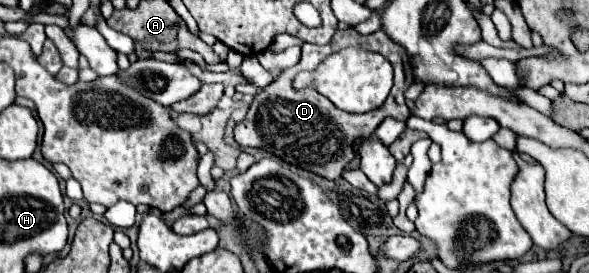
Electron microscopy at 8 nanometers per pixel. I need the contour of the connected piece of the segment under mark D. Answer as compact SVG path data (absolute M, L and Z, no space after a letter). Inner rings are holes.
M354 28L338 30L334 34L334 38L324 46L314 46L314 44L302 46L302 60L294 68L282 70L282 74L276 76L276 80L270 86L266 86L264 90L260 90L256 94L246 118L236 124L234 138L242 148L248 148L248 146L262 148L296 168L314 172L328 180L338 180L342 176L342 172L346 170L346 166L356 158L356 150L352 148L354 142L370 138L384 118L408 120L410 110L406 106L404 92L412 82L414 82L414 74L412 74L412 68L408 66L406 52L398 44L394 44L390 38L386 38L386 34L382 30L378 30L370 36L358 34ZM346 46L356 46L356 48L364 48L370 52L378 52L384 58L388 58L388 62L392 64L394 88L392 88L388 100L378 110L372 110L366 114L352 114L352 112L338 110L328 98L324 98L322 94L318 94L312 88L294 90L292 80L294 80L296 72L316 68L328 54L334 54Z

